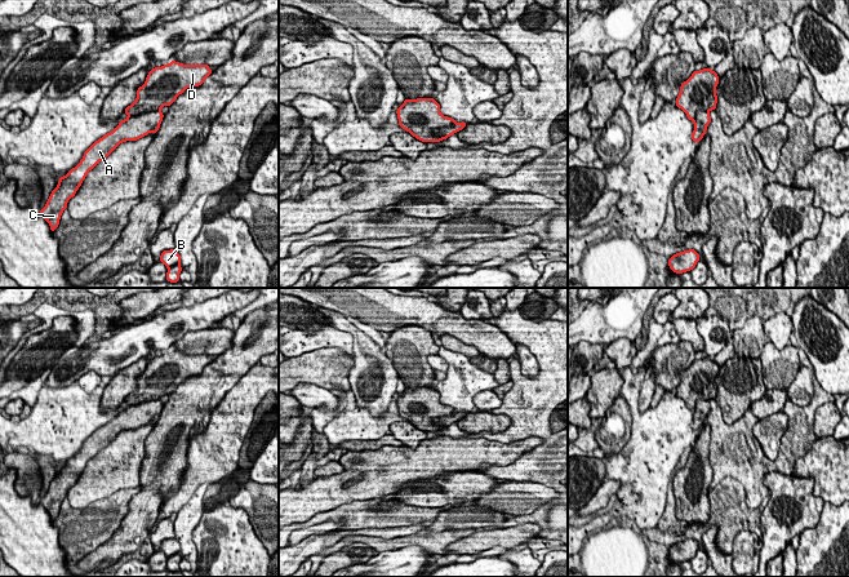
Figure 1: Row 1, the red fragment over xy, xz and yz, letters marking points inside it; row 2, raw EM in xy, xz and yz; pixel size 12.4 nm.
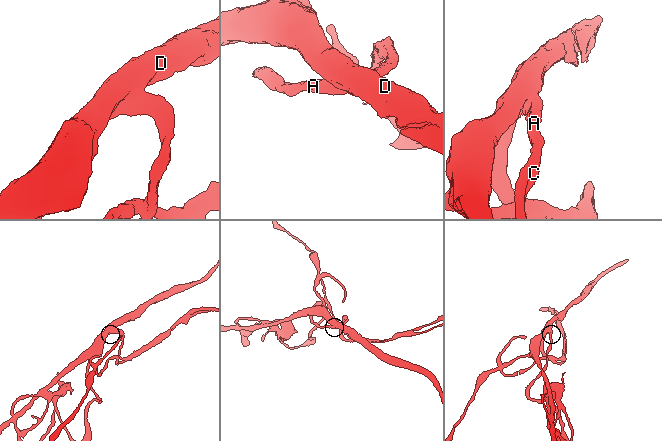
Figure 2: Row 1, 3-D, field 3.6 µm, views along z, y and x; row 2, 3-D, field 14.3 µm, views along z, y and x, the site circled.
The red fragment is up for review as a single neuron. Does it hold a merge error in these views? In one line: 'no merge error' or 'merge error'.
merge error

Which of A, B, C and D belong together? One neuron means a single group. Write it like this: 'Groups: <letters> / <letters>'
Groups: A B C / D

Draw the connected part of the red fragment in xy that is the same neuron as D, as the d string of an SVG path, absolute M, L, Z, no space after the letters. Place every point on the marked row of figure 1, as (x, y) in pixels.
M175 61L155 67L138 88L137 99L124 112L135 116L170 106L186 88L201 85L212 72L208 65L183 65Z

